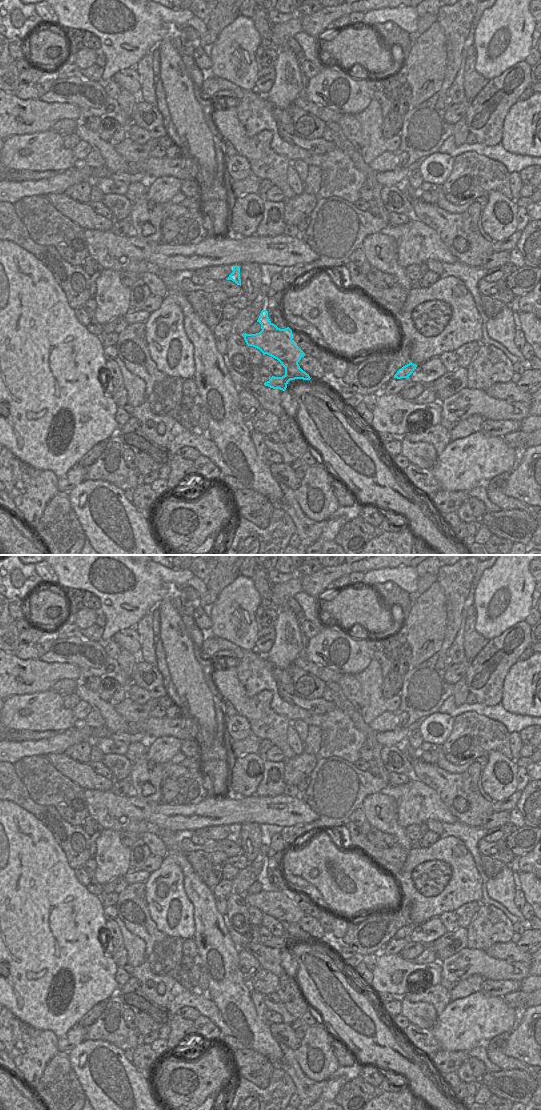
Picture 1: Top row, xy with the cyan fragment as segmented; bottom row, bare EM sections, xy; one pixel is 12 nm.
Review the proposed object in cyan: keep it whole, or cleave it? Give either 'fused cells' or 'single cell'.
fused cells

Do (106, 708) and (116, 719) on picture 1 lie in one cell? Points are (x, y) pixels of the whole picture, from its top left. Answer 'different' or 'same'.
same

